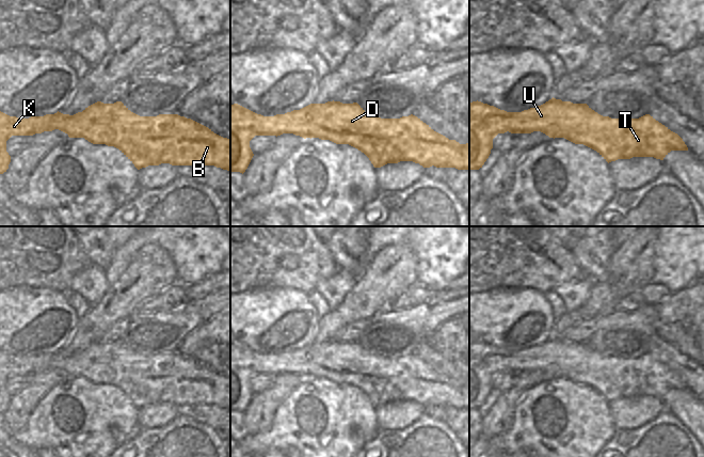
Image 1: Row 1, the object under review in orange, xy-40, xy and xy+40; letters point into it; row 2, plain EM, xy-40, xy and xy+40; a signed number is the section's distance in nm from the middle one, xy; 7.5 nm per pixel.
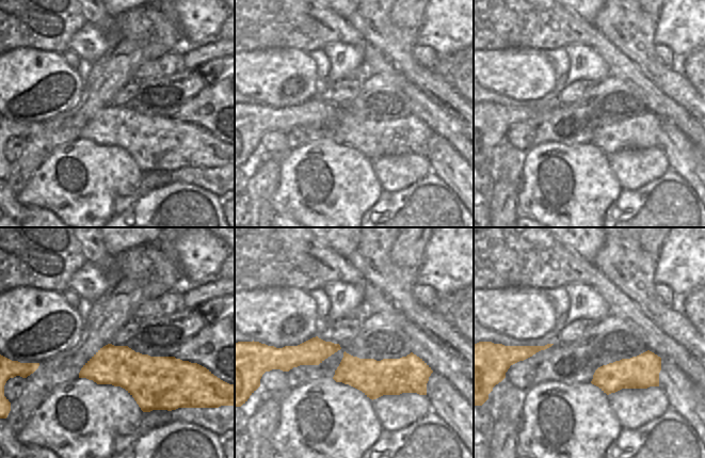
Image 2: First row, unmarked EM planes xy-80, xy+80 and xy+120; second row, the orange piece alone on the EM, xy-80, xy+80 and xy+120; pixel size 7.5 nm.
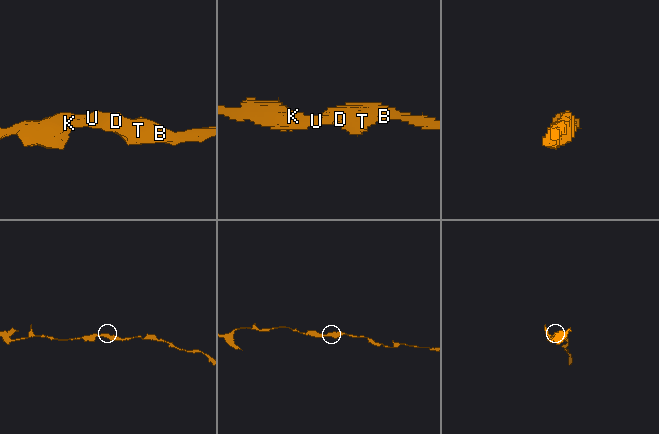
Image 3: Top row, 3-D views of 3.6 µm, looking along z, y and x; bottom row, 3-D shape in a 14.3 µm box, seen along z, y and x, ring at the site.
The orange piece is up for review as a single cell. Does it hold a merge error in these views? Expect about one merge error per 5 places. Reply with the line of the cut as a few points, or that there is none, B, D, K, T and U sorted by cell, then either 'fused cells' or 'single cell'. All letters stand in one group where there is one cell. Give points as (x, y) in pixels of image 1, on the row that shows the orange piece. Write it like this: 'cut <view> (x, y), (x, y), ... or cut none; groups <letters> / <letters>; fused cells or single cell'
cut none; groups B D K T U; single cell

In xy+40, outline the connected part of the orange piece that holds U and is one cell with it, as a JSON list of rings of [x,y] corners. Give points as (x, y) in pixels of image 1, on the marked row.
[[[551,98],[541,106],[522,112],[507,112],[481,101],[469,104],[469,170],[482,168],[498,133],[531,133],[541,131],[549,138],[564,138],[596,151],[608,163],[633,157],[654,157],[663,160],[671,151],[688,151],[683,139],[650,114],[624,121],[603,116],[587,104],[573,104]]]

